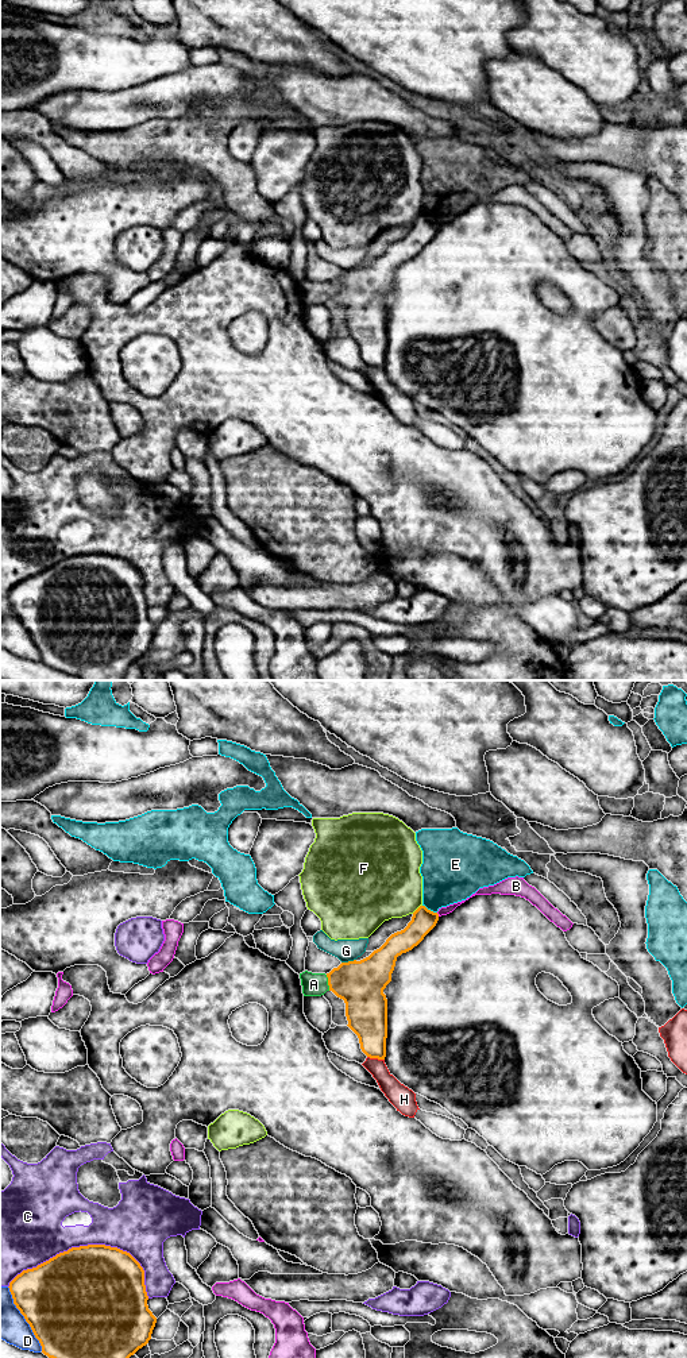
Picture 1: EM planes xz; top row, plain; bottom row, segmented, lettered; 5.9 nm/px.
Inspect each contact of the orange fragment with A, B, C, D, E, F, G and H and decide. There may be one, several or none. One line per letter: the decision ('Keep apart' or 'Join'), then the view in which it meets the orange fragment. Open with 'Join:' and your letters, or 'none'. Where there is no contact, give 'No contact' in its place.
Join: A
A: Join. Touches orange in xz
B: Keep apart. Touches orange in xz
C: Keep apart. Touches orange in xz
D: Keep apart. Touches orange in xz
E: Keep apart. Touches orange in xz
F: Keep apart. Touches orange in xz
G: Keep apart. Touches orange in xz
H: Keep apart. Touches orange in xz

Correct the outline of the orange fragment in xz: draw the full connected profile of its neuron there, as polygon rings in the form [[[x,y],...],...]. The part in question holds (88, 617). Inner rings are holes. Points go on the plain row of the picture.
[[[72,556],[23,579],[8,597],[42,661],[81,680],[124,680],[128,667],[148,652],[157,632],[147,614],[143,576],[117,556]]]

